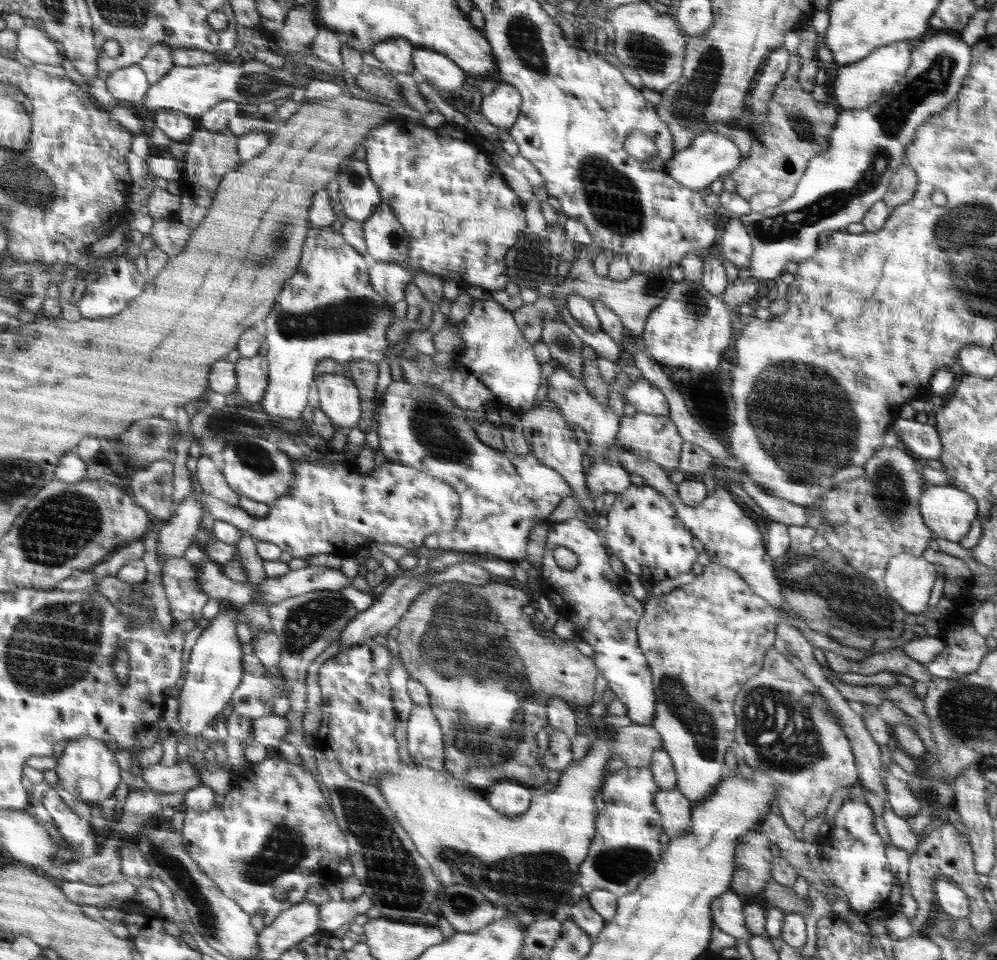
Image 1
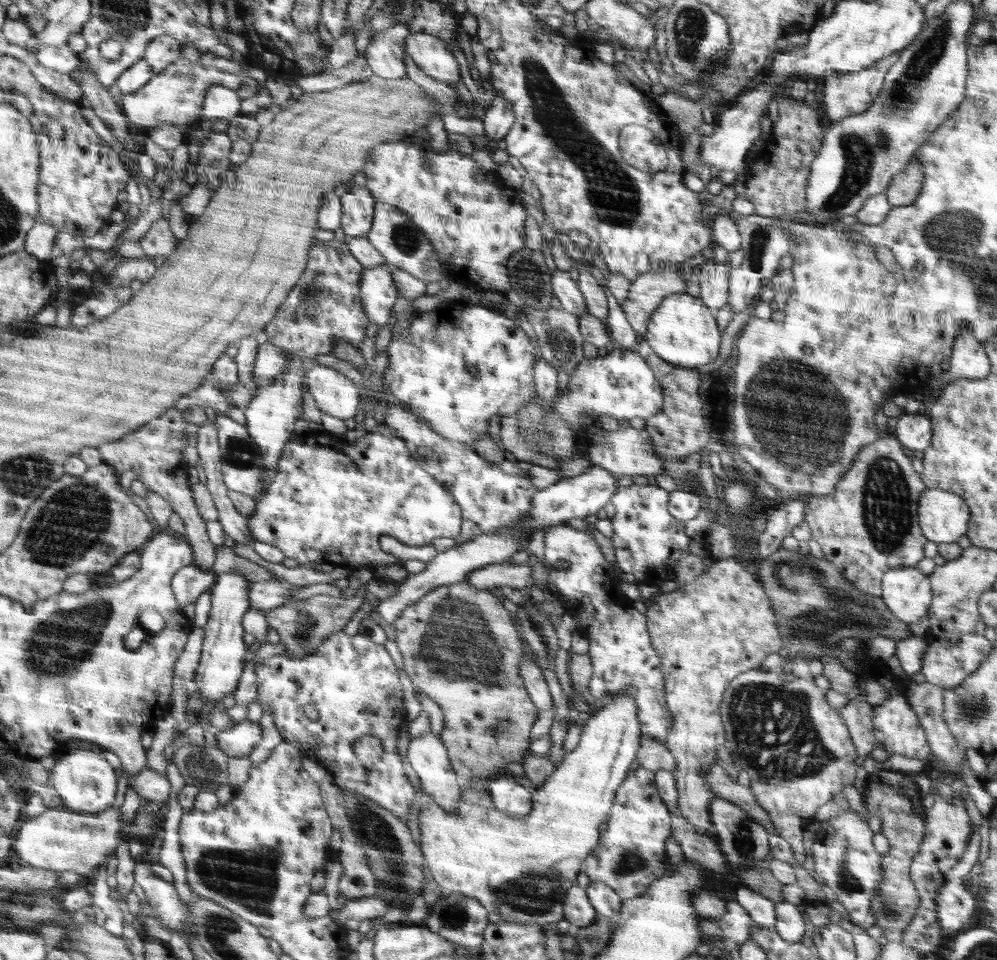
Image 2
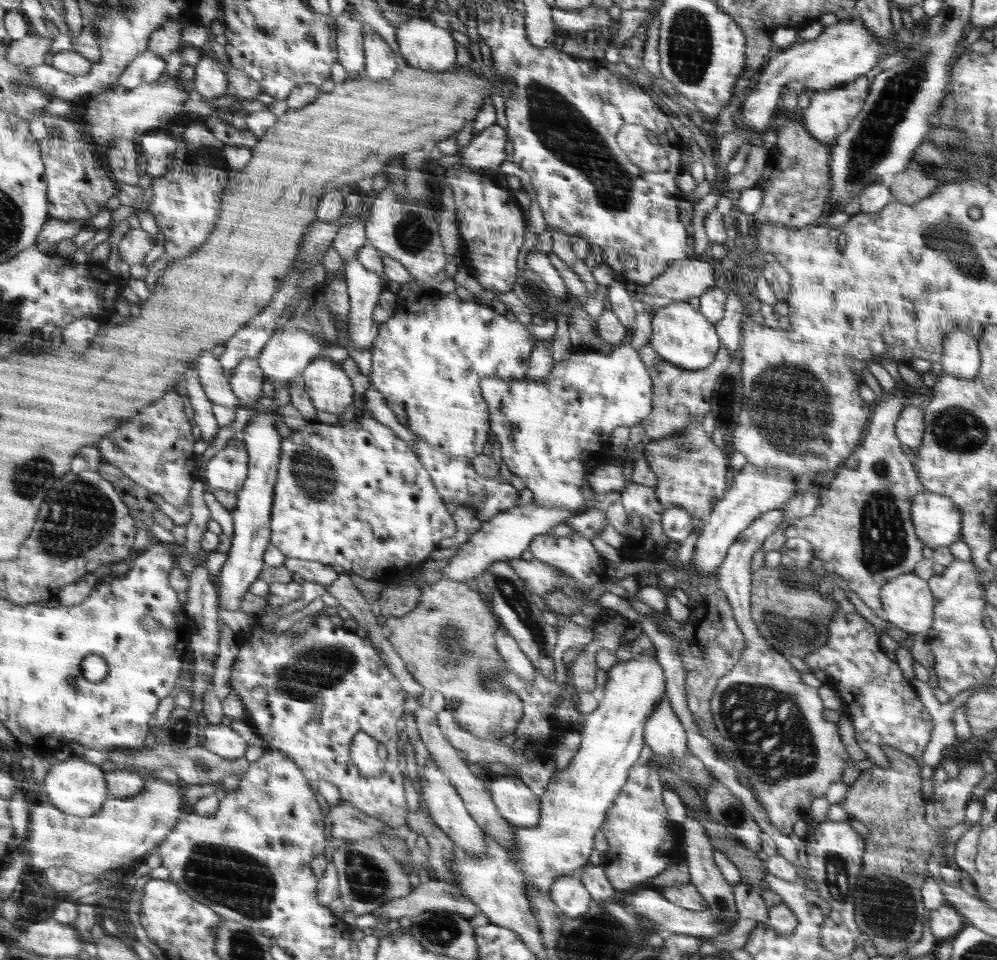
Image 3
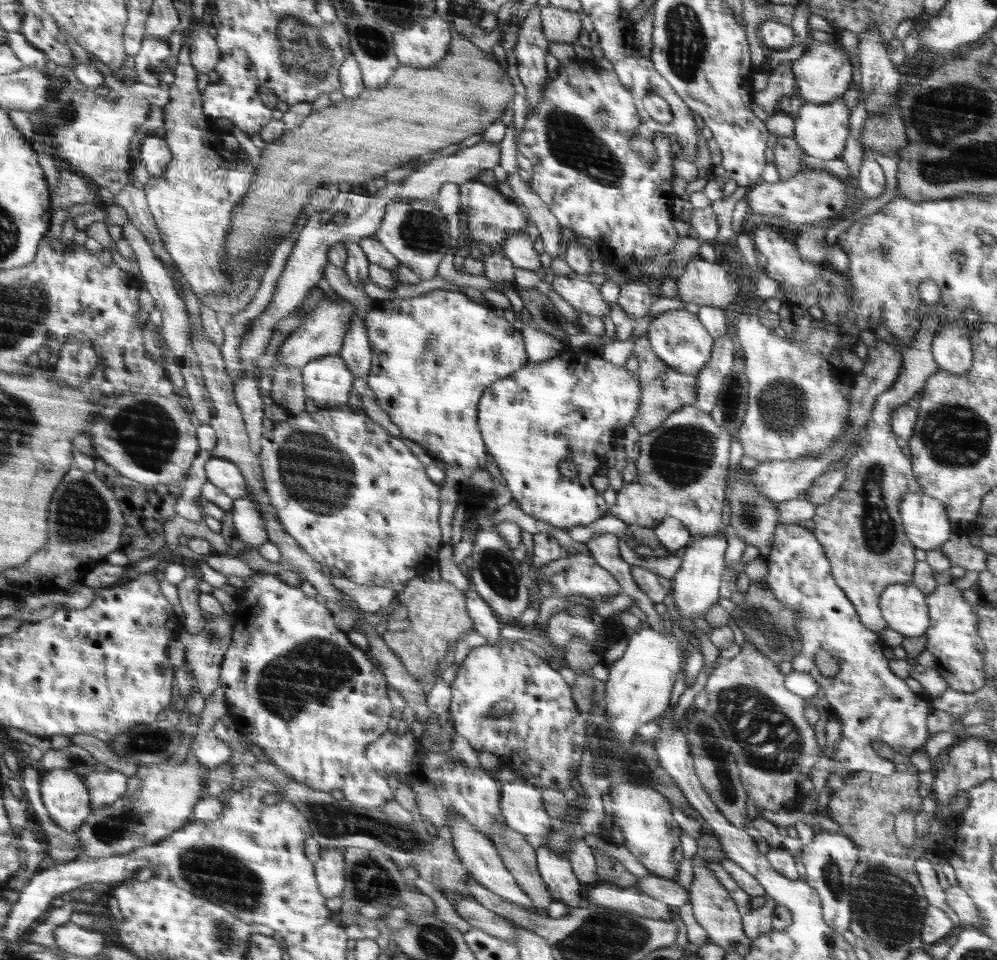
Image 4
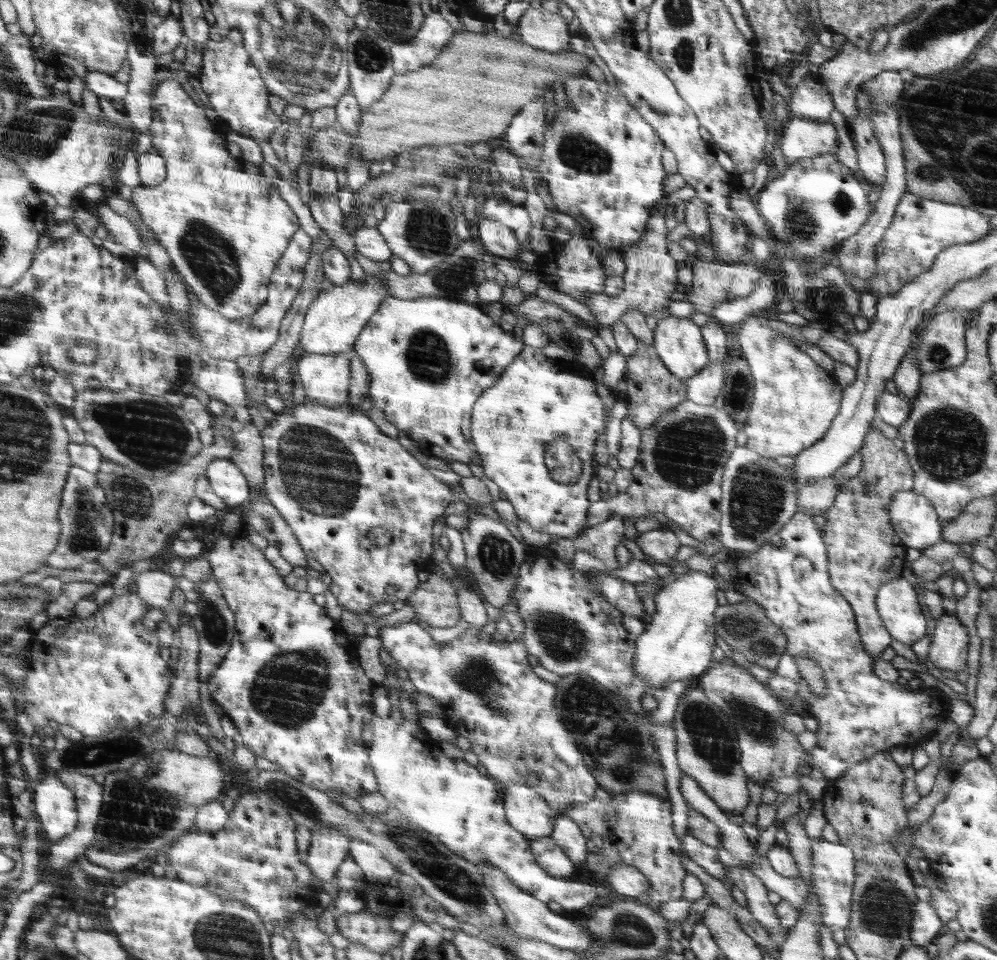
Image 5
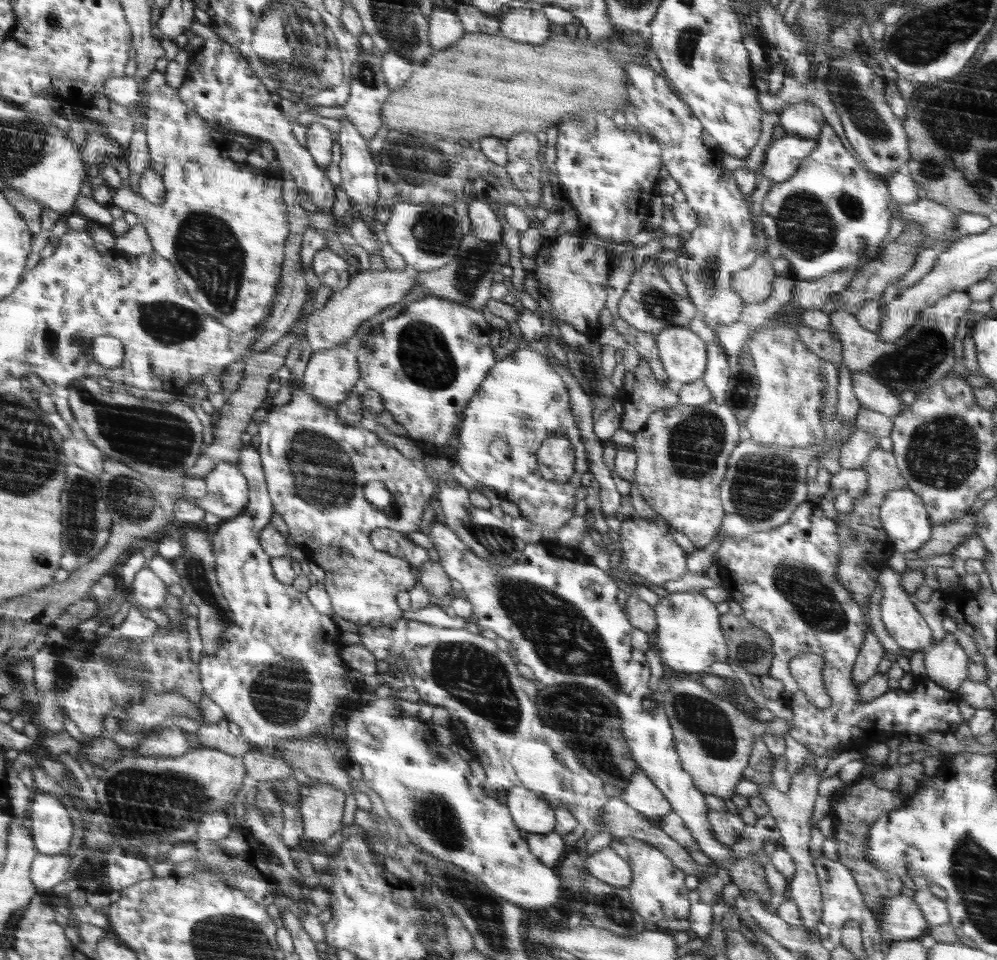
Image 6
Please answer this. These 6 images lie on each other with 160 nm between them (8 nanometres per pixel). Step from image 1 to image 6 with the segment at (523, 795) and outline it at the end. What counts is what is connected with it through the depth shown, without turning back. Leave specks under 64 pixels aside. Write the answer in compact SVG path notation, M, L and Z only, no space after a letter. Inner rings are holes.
M524 785L512 787L506 796L503 797L504 804L509 808L516 826L527 834L548 834L552 833L556 824L555 809L539 793L528 790Z

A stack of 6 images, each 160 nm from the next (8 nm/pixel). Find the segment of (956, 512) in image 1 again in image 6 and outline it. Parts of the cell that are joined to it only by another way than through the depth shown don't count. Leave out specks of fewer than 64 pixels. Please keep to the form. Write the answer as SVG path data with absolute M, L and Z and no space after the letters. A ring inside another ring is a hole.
M908 487L890 491L885 496L879 519L898 553L916 552L931 539L933 524L925 504Z

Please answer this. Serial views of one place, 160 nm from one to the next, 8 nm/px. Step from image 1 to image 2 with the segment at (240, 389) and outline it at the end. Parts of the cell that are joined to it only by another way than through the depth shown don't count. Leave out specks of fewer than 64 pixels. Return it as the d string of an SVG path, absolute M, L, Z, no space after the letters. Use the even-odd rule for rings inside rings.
M270 341L259 344L253 370L255 384L270 384L288 367L287 358L279 346L274 346Z

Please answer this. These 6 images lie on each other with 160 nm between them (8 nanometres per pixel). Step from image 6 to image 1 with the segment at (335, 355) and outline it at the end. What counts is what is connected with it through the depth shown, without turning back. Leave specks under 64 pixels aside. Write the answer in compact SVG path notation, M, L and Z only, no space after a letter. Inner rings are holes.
M321 374L314 378L322 412L340 428L352 428L362 421L362 396L348 377L341 374Z

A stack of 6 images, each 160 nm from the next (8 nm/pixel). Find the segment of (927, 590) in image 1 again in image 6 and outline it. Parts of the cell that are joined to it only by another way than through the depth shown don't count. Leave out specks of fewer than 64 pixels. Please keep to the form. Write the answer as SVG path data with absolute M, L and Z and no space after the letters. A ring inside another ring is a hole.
M890 568L884 569L877 582L884 592L880 603L880 620L888 635L904 650L922 651L927 648L933 641L931 629L914 608L908 593L904 593L900 587L902 574Z

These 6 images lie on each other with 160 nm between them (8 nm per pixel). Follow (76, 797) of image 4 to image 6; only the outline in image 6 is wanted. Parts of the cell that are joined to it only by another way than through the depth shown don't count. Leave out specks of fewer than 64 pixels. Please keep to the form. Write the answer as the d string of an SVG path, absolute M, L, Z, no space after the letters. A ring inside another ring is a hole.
M36 791L28 818L35 849L42 854L60 854L68 849L74 824L56 795Z

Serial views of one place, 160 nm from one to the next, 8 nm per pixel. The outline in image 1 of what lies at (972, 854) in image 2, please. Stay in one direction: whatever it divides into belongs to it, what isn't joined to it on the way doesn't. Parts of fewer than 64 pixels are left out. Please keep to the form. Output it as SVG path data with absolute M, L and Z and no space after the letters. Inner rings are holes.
M941 874L934 883L935 900L951 918L960 919L970 914L969 898L949 876Z

